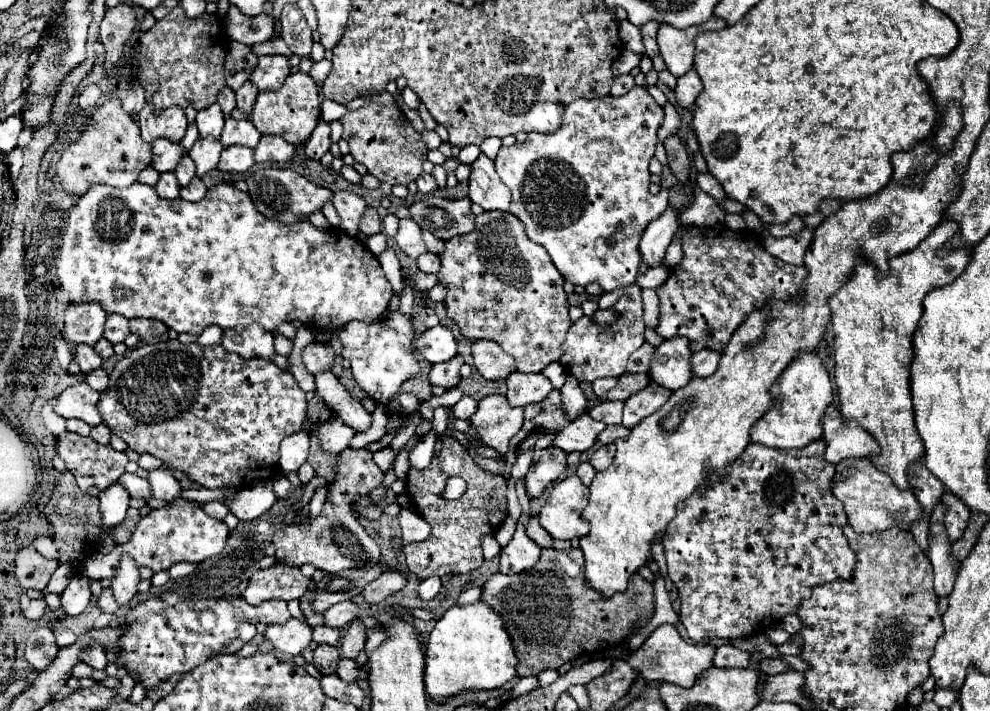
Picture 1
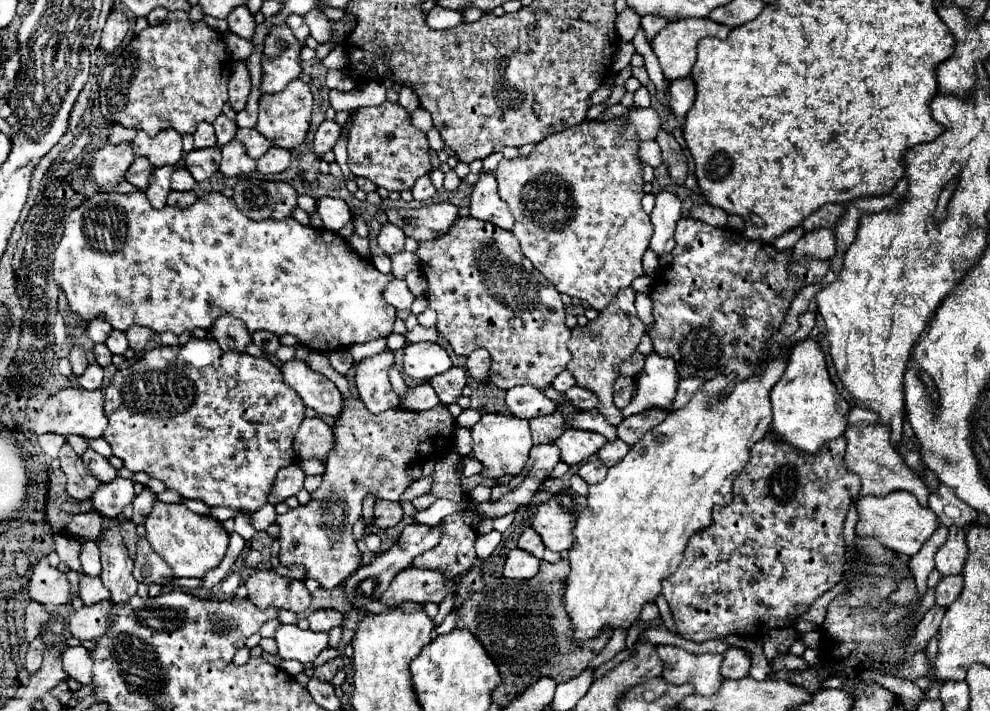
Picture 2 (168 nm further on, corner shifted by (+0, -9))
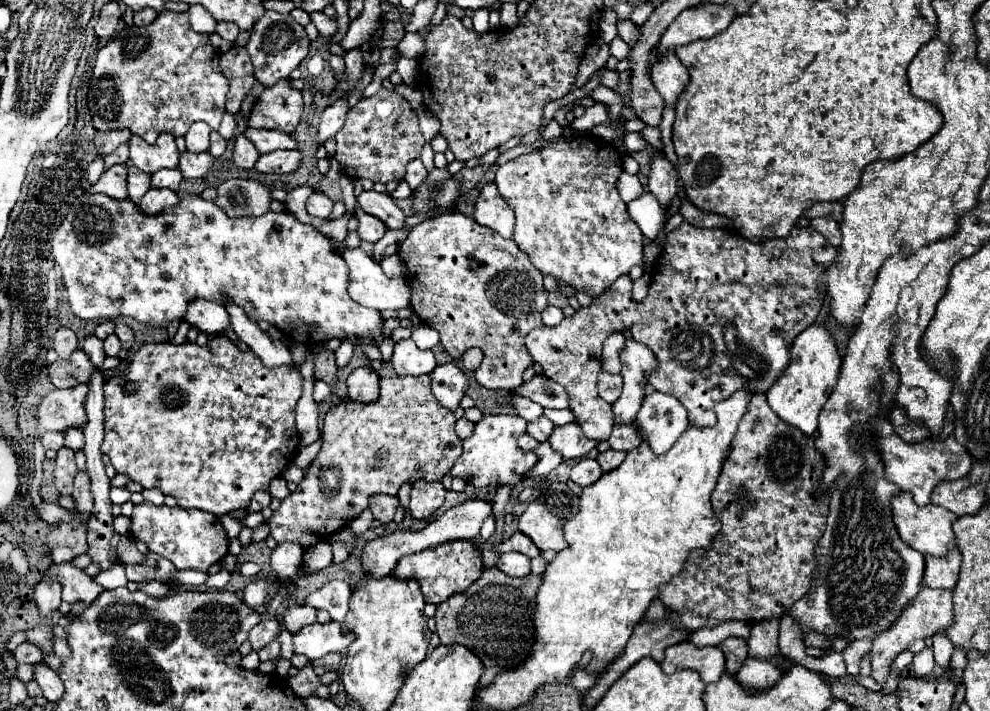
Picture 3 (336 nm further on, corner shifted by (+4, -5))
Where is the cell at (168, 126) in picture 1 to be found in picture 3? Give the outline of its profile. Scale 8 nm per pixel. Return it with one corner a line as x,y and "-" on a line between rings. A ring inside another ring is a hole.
163,132
159,134
155,144
147,144
139,136
131,136
129,140
129,152
131,162
139,170
153,174
161,168
177,168
179,162
179,150
175,146
175,136

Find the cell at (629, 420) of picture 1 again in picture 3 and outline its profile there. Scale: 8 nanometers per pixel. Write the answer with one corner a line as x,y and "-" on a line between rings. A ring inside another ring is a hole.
631,422
631,424
615,424
613,434
609,436
609,444
611,444
613,450
631,452
641,444
641,432
635,426
635,422

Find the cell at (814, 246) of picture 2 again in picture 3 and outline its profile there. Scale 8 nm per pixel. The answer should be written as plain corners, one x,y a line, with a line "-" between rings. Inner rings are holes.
813,218
811,228
817,230
819,234
823,234
833,246
841,244
841,230
839,230
839,224
835,220
831,220
831,218

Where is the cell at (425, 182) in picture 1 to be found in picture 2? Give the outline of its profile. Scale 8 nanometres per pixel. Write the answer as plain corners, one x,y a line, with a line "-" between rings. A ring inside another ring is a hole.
425,174
425,176
421,176
421,178
415,182
415,186
411,188
411,192
413,192
413,198
415,198
415,200
429,200
437,190
435,190
435,186
431,184
429,174

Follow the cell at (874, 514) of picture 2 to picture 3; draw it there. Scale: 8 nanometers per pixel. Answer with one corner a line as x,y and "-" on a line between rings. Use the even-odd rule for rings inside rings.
899,492
891,500
891,512
893,512
893,522
899,532
899,538
909,544
911,548
919,550
921,554
933,554
933,556
943,556
953,542
953,530
951,522
957,518
953,512
941,508
941,506
917,506
913,502
913,496
909,492

